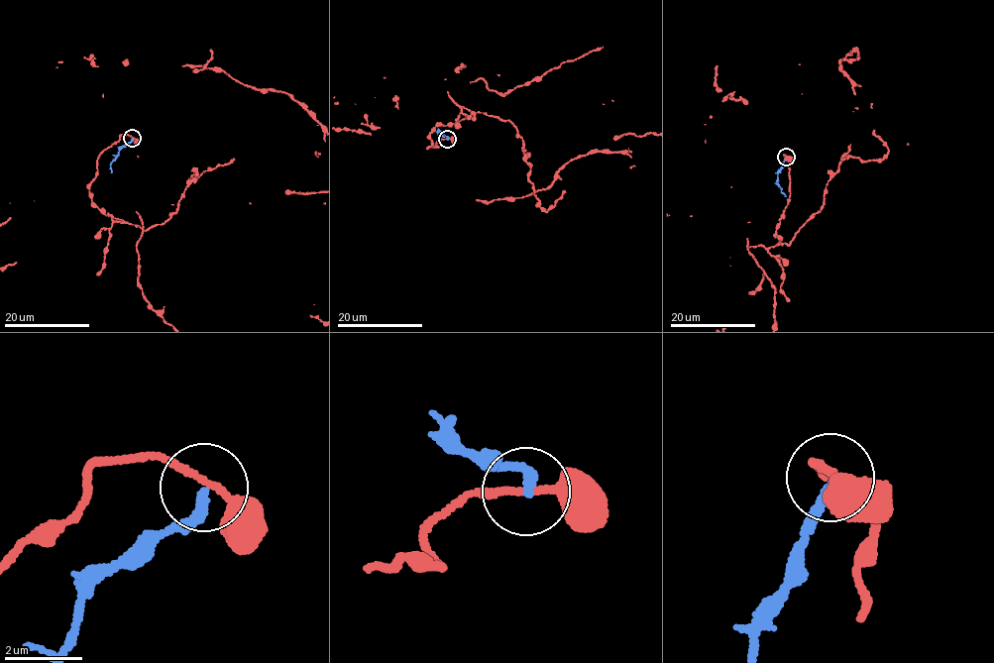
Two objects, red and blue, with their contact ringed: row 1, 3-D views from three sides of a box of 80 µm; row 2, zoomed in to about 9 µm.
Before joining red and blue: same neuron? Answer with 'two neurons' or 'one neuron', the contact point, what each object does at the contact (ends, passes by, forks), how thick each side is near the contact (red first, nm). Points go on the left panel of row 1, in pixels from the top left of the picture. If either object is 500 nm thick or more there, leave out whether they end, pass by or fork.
two neurons; place (132, 138); red passes by; blue ends; calibres 180 and 240 nm

